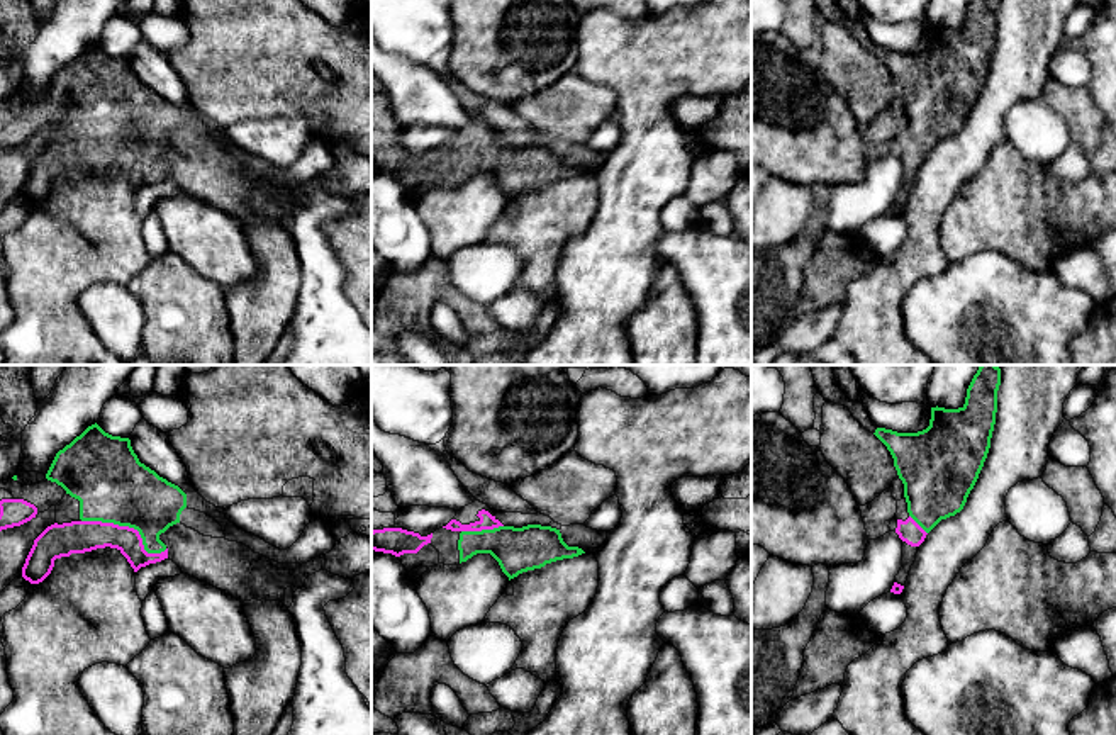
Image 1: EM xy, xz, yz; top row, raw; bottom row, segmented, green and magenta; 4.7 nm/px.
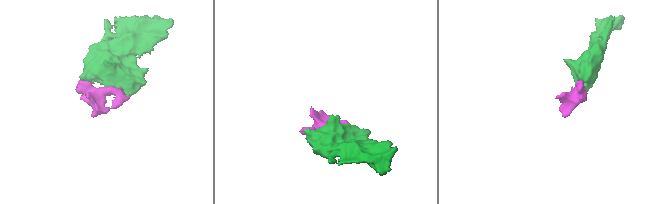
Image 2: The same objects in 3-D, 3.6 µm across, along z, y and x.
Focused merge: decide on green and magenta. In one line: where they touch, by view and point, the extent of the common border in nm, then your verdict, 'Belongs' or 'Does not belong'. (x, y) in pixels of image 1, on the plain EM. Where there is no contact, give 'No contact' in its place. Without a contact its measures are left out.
Touches green at xy (129, 146). Shared border 440 nm. Belongs

